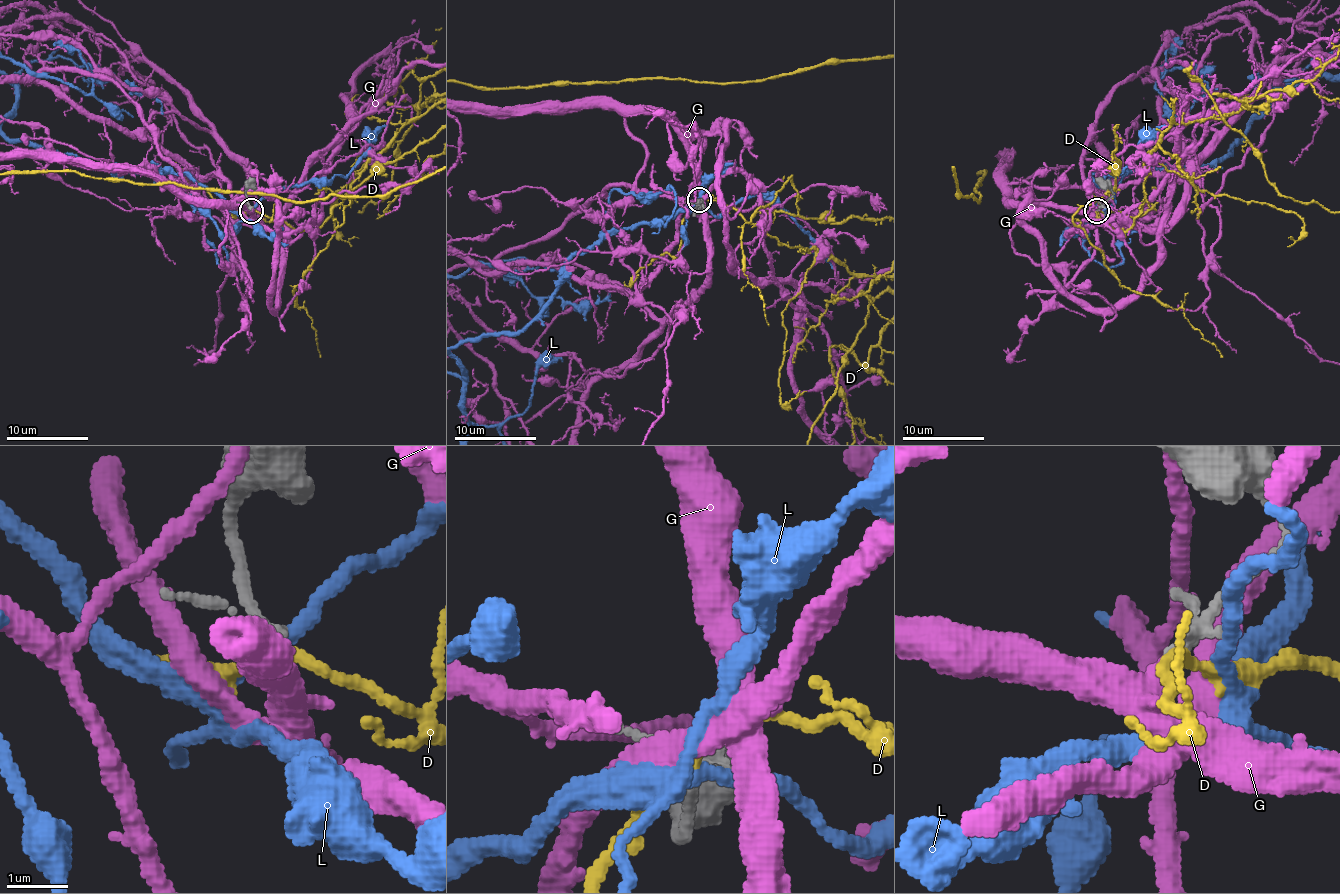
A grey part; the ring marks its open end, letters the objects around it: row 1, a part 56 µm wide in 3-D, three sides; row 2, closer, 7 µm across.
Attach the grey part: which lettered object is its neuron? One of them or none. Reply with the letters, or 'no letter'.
G

